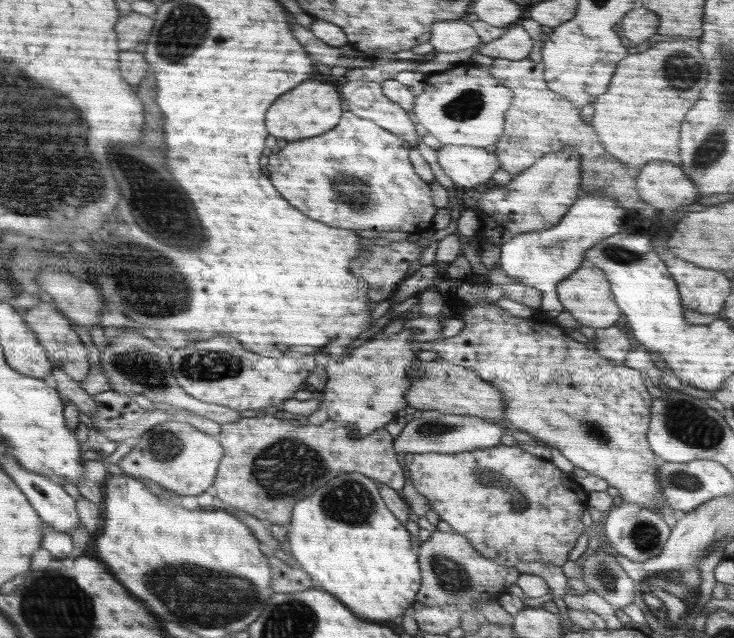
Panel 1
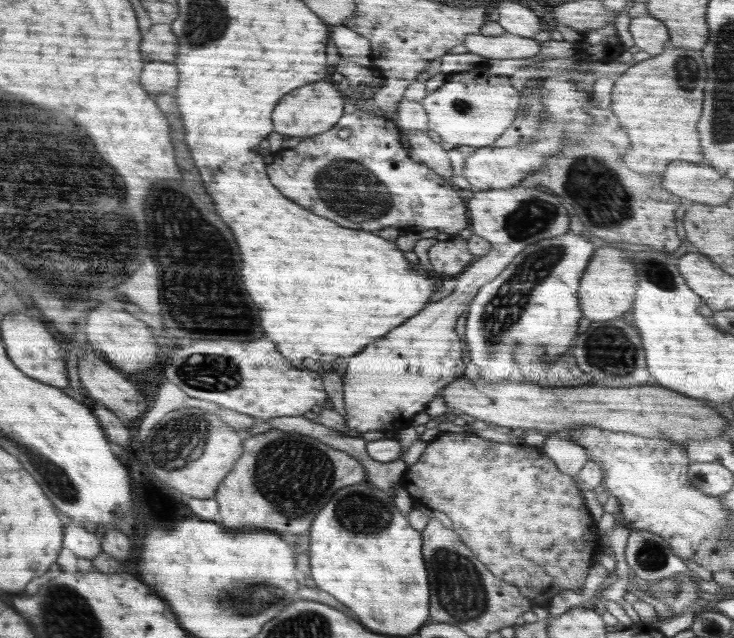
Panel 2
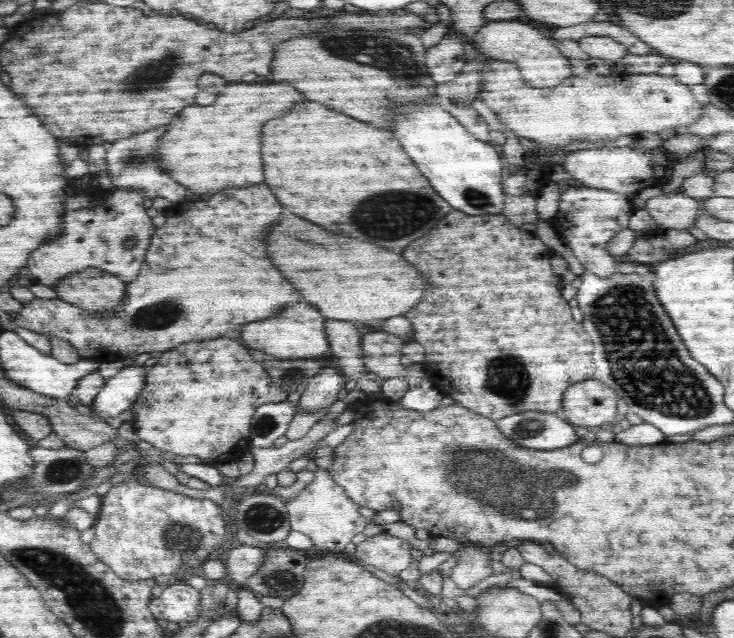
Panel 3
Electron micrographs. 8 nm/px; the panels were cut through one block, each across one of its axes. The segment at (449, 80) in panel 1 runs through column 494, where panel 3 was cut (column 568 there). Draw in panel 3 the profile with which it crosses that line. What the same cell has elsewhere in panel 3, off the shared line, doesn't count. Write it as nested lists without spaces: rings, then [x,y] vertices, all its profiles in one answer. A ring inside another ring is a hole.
[[[485,58],[487,68],[482,70],[482,84],[478,97],[484,99],[488,109],[494,110],[500,121],[508,126],[516,136],[536,140],[539,145],[558,146],[570,144],[574,140],[590,140],[590,142],[604,142],[614,140],[624,134],[640,134],[640,132],[661,134],[666,130],[692,125],[704,114],[704,106],[700,104],[690,88],[676,78],[660,76],[660,74],[610,74],[607,76],[596,74],[590,70],[566,78],[553,88],[536,88],[530,86],[521,77],[521,71],[516,64]]]

